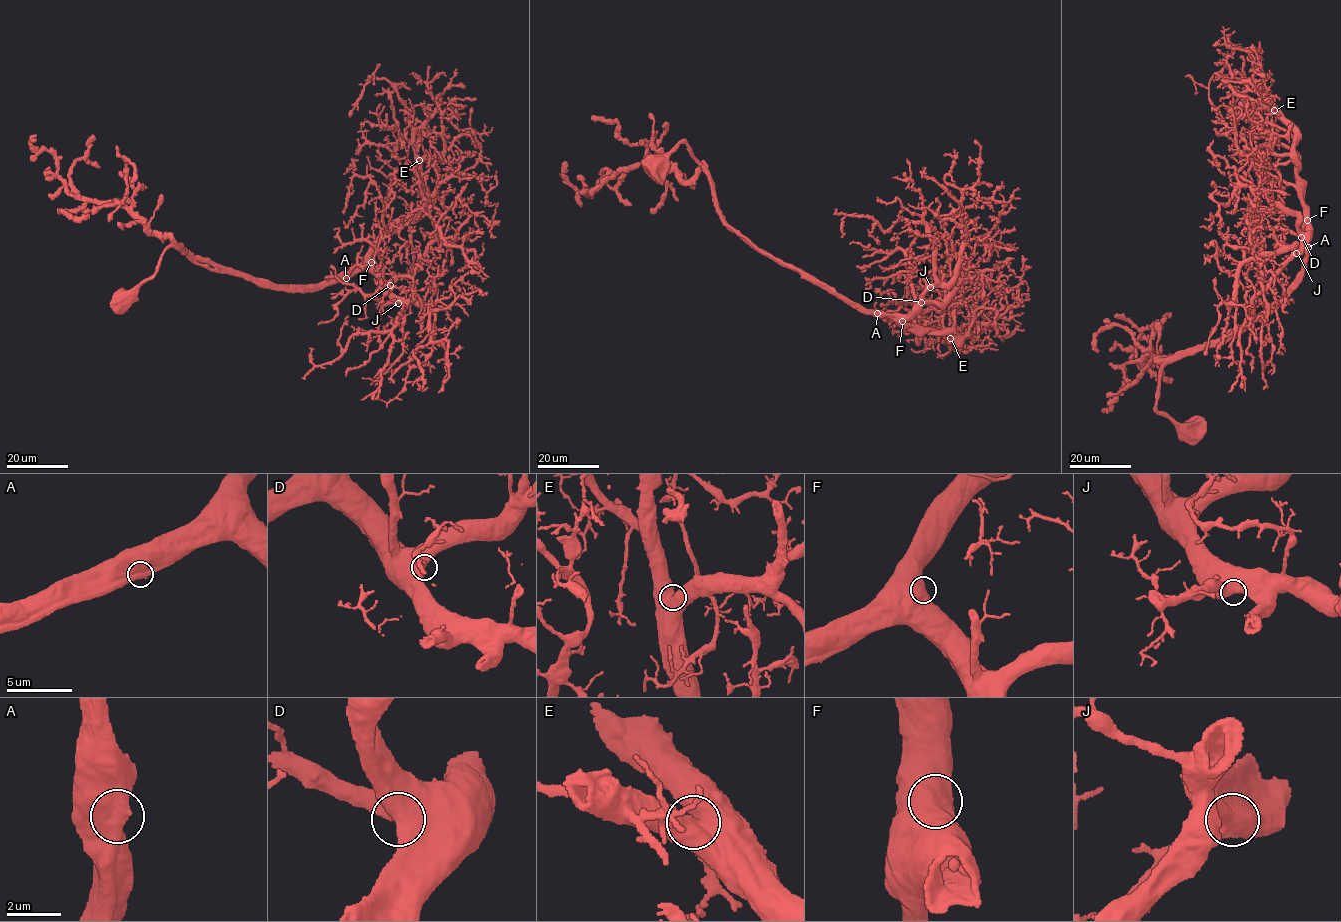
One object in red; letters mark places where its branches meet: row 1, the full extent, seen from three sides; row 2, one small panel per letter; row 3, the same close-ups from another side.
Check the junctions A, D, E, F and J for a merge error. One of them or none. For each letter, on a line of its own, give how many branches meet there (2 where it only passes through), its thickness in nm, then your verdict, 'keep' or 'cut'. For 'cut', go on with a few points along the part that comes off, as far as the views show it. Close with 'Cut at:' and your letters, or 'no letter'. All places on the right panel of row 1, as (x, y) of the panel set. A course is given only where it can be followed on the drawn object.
A: branches 1; calibre 900 nm; keep
D: branches 1; calibre 900 nm; keep
E: branches 1; calibre 1000 nm; keep
F: branches 1; calibre 950 nm; keep
J: branches 1; calibre 900 nm; keep
Cut at: no letter

